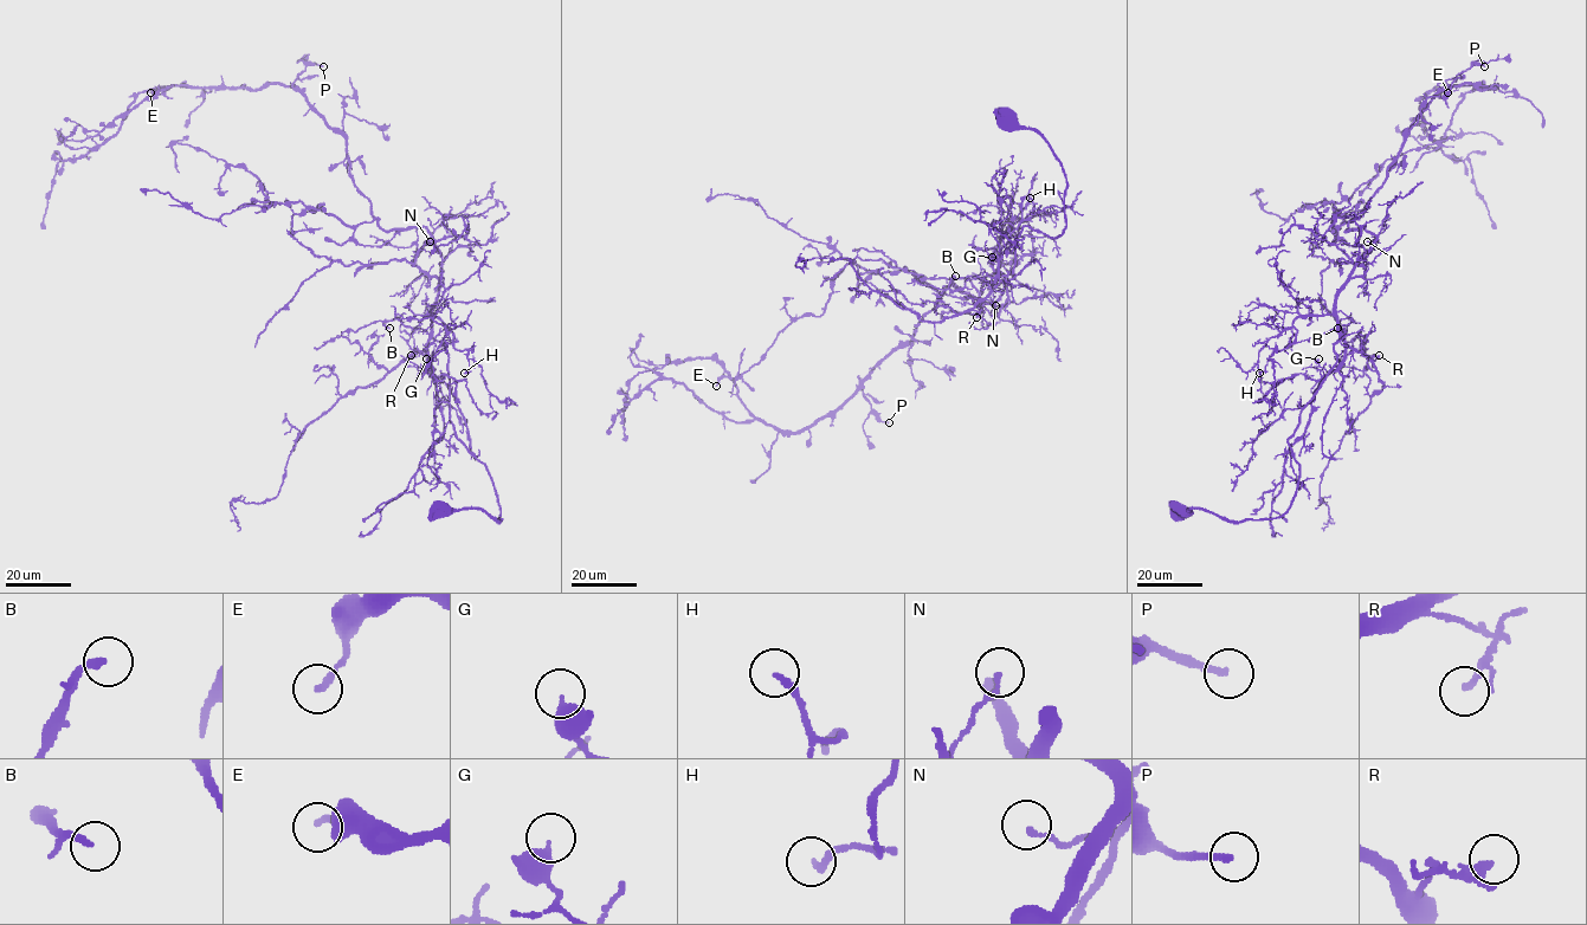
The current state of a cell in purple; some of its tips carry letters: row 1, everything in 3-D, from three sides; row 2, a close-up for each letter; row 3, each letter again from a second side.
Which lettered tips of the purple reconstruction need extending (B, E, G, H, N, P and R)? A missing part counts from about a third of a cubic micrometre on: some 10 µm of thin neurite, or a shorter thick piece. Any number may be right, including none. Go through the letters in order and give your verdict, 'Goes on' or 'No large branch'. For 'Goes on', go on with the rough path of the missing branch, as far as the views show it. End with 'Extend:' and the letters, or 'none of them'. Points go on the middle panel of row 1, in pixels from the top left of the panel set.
B: No large branch
E: No large branch
G: No large branch
H: No large branch
N: No large branch
P: Goes on. Course of what is missing: (889, 422), (910, 428), (924, 427), (935, 418), (939, 420)
R: No large branch
Extend: P

